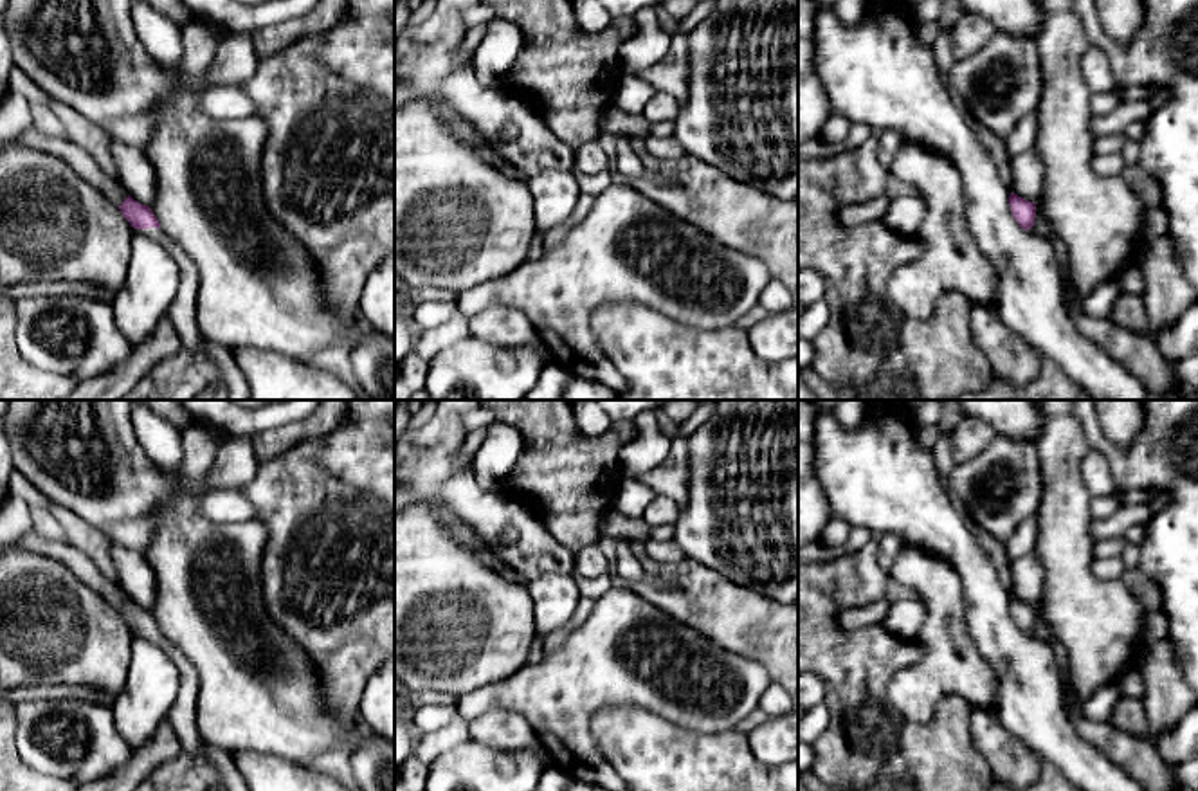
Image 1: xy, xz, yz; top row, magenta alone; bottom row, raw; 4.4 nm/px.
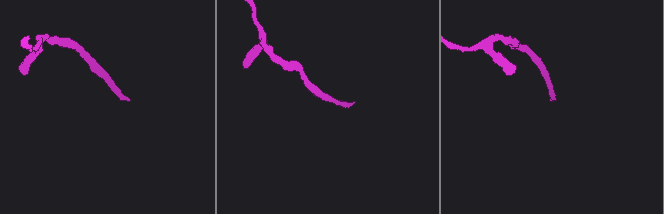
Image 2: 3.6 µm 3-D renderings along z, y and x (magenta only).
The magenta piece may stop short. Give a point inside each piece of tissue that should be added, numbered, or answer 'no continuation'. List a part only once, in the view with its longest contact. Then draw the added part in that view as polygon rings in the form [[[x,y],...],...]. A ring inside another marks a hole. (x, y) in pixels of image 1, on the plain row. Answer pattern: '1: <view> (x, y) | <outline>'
1: xy (182, 714) | [[[133,632],[148,641],[157,643],[175,663],[180,672],[180,688],[171,708],[166,714],[166,721],[175,730],[182,753],[198,755],[202,750],[202,737],[196,726],[196,703],[198,703],[198,672],[186,654],[169,641],[162,632]]]

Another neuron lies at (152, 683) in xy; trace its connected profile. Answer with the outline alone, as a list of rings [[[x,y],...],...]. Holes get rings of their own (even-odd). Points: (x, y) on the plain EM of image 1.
[[[133,636],[130,672],[112,705],[115,726],[132,750],[155,733],[178,688],[180,672],[171,658],[157,643]]]

